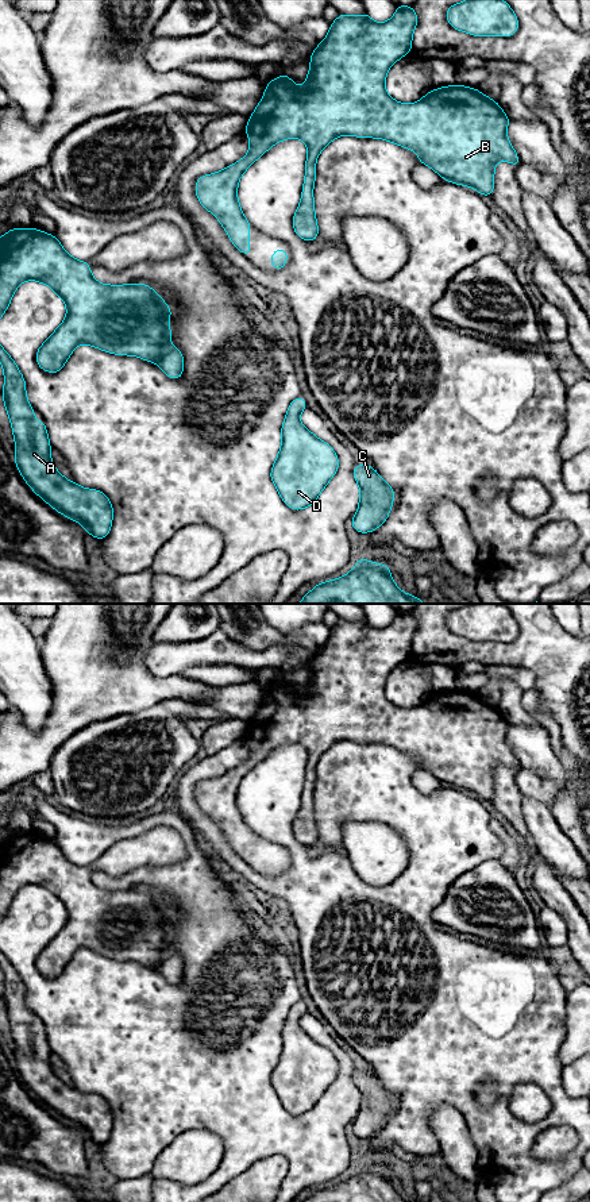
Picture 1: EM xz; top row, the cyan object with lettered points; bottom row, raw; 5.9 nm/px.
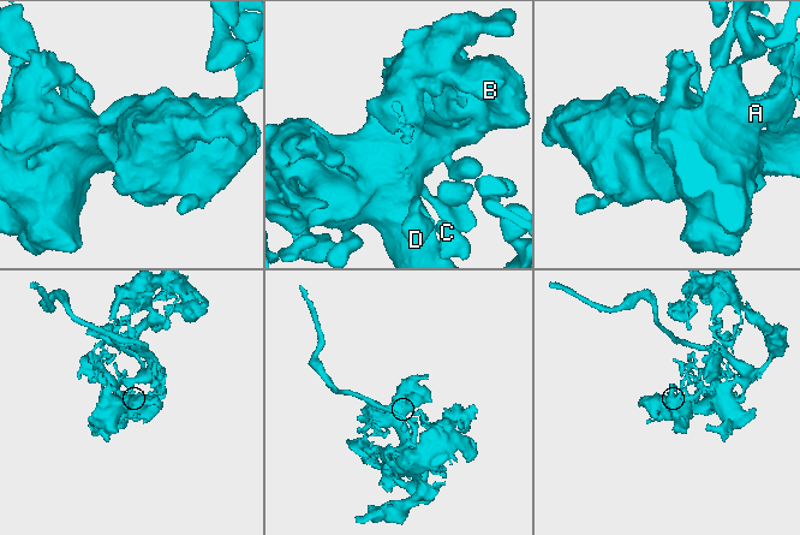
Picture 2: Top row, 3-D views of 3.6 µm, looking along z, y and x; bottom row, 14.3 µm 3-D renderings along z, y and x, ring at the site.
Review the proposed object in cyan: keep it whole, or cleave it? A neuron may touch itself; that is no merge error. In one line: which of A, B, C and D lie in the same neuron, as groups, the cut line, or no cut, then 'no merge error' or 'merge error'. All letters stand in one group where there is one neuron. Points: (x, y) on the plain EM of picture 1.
groups A B C D; cut none; no merge error

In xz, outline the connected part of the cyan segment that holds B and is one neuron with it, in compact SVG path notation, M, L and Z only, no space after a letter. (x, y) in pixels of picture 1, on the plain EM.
M400 609L386 628L373 627L369 617L359 621L340 619L331 628L327 643L311 659L304 693L298 693L286 677L266 687L266 697L243 736L250 741L248 759L224 775L196 785L200 809L217 822L232 850L246 862L252 858L248 851L248 837L252 832L239 810L238 787L261 760L281 746L300 743L308 752L302 801L292 827L294 839L311 848L319 841L313 806L316 764L338 741L379 743L416 756L419 767L433 774L446 786L473 791L479 800L489 802L494 797L495 768L504 764L516 774L521 770L506 741L510 724L497 706L478 694L455 689L433 694L413 709L401 709L386 698L387 675L412 656L412 639L417 627L413 612Z

